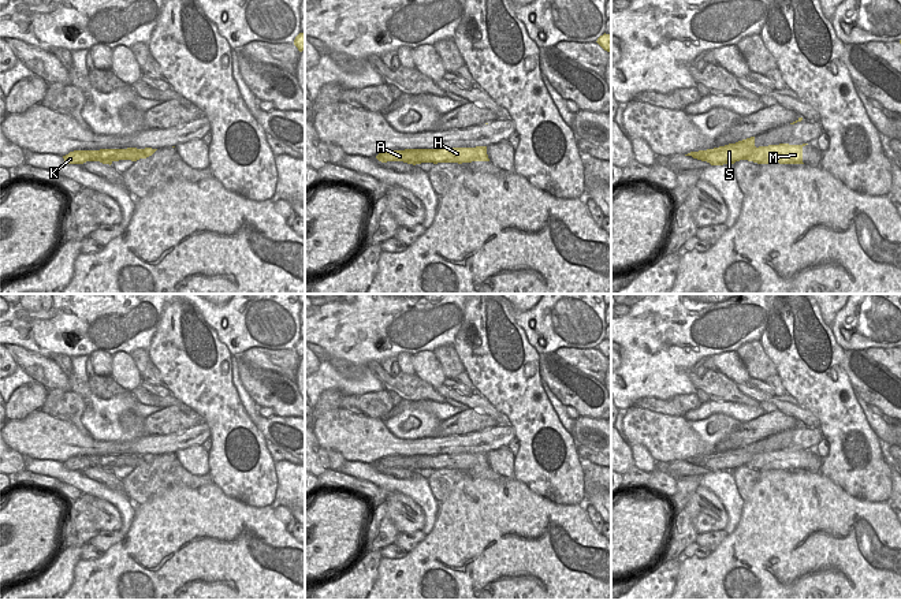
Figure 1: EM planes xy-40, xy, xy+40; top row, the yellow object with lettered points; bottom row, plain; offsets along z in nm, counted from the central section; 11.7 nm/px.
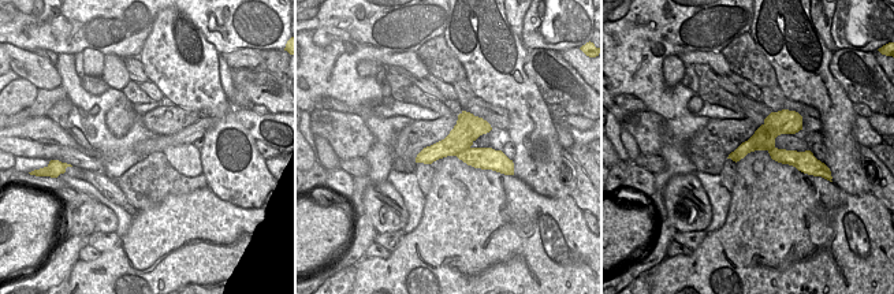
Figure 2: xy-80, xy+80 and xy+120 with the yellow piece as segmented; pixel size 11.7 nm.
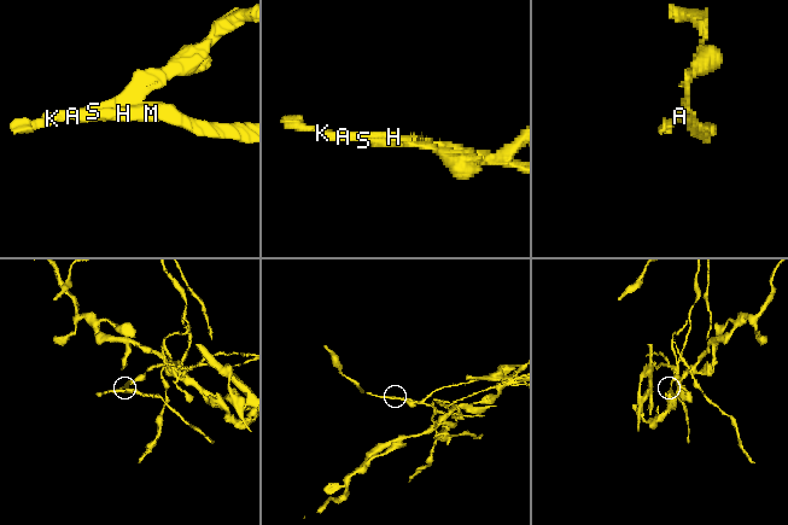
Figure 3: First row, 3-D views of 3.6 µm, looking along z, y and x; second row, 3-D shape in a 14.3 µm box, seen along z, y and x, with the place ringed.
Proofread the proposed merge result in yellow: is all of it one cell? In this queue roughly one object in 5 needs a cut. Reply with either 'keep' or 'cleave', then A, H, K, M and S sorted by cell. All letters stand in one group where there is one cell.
cleave; A K S / H M

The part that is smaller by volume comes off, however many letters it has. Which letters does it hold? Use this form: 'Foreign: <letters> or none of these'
Foreign: H, M

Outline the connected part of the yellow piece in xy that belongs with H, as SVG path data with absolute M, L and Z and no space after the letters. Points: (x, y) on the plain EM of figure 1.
M487 452L476 454L451 454L451 463L447 469L472 469L472 467L489 467Z

